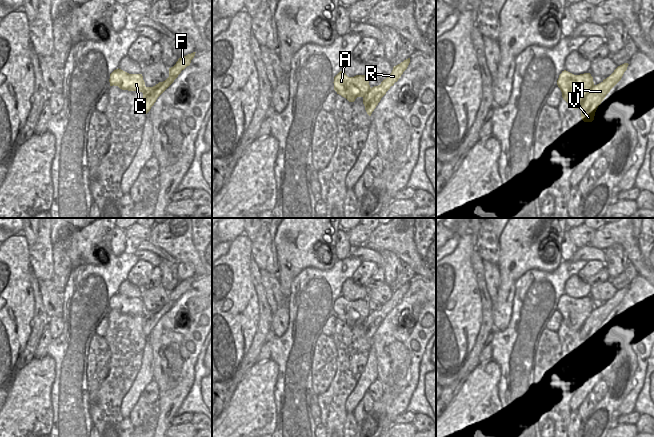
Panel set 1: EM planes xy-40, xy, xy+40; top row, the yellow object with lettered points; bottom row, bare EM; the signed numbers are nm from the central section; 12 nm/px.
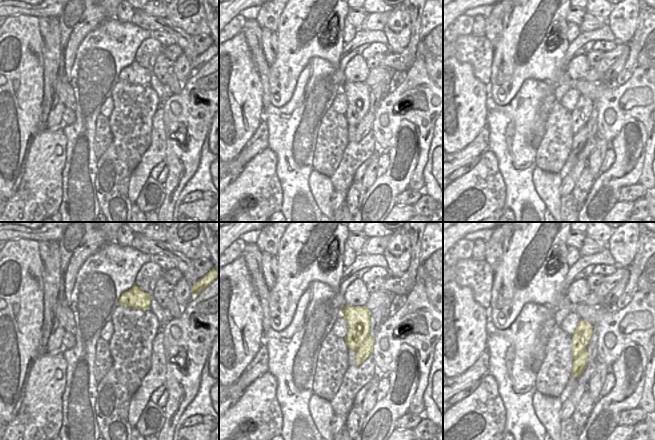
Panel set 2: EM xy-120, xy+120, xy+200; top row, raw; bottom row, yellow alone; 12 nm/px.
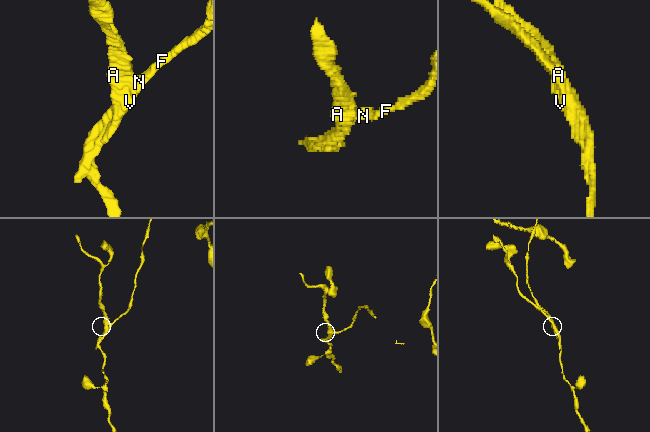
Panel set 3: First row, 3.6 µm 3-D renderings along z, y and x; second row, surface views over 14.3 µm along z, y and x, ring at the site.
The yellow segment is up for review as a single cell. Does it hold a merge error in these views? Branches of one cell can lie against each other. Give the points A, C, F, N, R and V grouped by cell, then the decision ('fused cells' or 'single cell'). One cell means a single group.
groups A C / F N R V; fused cells

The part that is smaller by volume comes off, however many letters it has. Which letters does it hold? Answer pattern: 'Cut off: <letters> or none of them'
Cut off: F, N, R, V

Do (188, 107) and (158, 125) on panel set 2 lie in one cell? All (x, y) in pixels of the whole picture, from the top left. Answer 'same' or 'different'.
different

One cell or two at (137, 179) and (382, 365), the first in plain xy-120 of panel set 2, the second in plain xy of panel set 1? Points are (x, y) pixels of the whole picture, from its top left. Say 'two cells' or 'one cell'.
two cells

